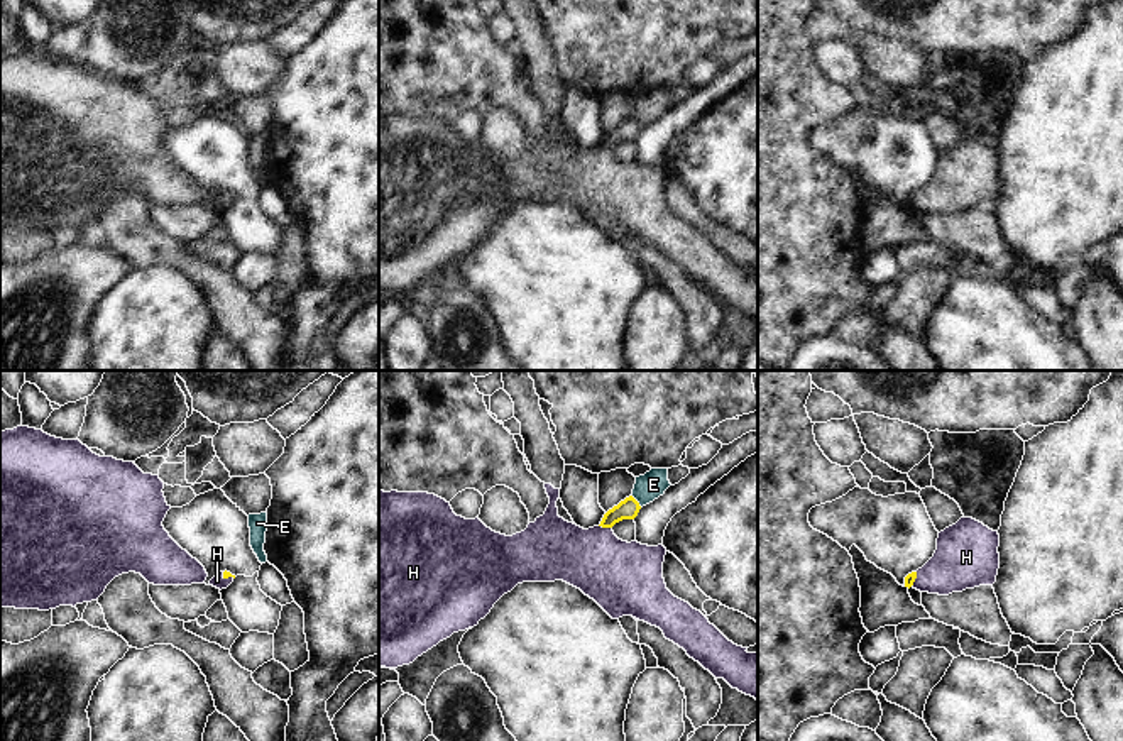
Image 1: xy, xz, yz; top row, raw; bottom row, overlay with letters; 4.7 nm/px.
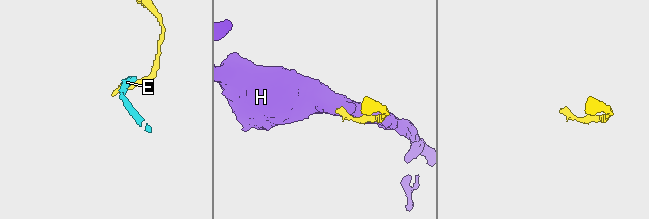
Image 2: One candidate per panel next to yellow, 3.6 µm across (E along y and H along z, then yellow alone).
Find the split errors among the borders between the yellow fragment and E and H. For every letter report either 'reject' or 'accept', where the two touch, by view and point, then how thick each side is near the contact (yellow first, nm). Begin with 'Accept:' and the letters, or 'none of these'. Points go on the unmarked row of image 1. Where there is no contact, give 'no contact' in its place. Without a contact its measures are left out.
Accept: H
E: reject; meets yellow in xz at (636, 122); 100 nm thick on the yellow side, 130 nm on the other
H: accept; meets yellow in xz at (606, 148); 100 nm thick on the yellow side, 320 nm on the other

